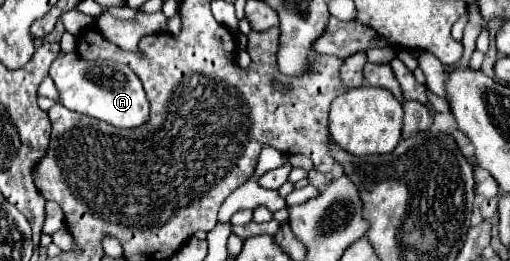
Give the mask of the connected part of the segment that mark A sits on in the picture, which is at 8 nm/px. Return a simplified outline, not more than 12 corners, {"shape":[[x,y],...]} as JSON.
{"shape":[[62,53],[60,103],[118,129],[150,119],[140,79],[114,61]]}

